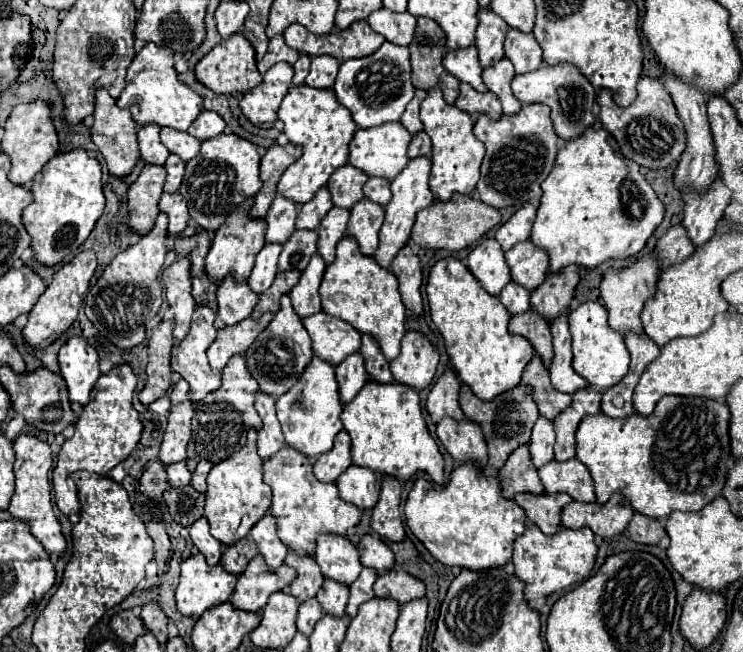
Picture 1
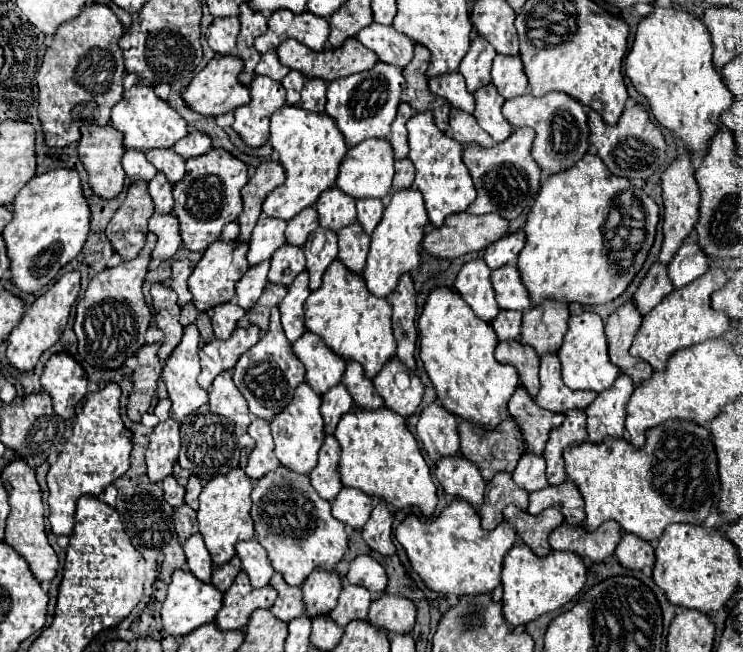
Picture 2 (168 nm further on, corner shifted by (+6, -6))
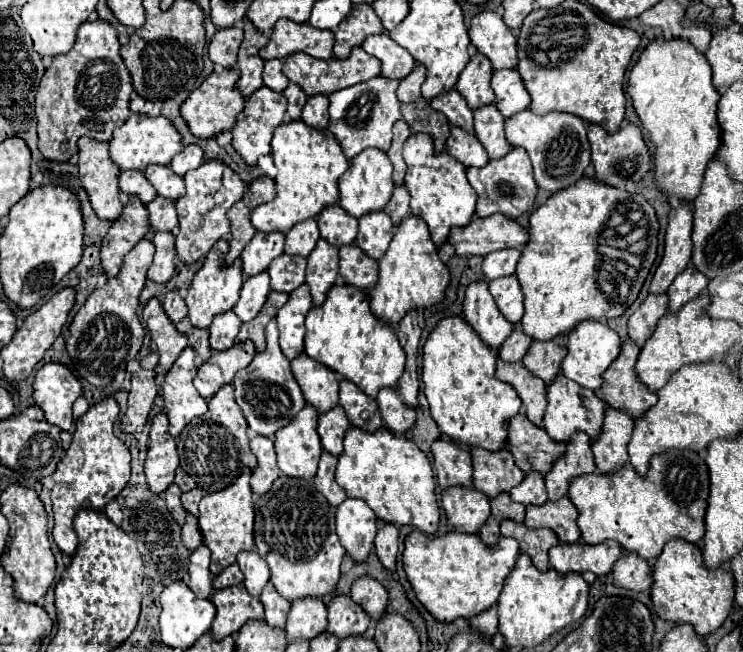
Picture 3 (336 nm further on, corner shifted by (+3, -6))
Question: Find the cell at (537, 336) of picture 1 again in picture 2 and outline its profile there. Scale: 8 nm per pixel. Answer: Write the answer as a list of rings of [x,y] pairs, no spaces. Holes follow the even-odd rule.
[[[503,341],[497,345],[495,349],[495,359],[503,365],[513,365],[519,373],[519,379],[521,379],[521,385],[527,389],[527,393],[535,399],[537,393],[539,393],[539,355],[533,351],[533,347],[529,345],[521,345],[519,341]]]

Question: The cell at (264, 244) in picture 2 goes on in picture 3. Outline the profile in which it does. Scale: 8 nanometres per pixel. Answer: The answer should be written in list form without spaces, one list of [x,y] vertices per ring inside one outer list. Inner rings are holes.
[[[260,233],[252,237],[250,245],[242,251],[242,269],[246,275],[256,275],[260,271],[266,271],[270,261],[278,257],[284,251],[284,233]]]

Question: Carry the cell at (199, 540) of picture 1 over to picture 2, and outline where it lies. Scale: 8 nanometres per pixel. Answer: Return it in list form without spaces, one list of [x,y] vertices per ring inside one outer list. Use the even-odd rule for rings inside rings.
[[[197,533],[193,537],[189,537],[183,545],[185,549],[185,557],[187,557],[187,565],[189,571],[195,573],[195,577],[199,577],[201,581],[211,581],[211,573],[213,573],[213,561],[211,555],[203,543],[203,537]]]

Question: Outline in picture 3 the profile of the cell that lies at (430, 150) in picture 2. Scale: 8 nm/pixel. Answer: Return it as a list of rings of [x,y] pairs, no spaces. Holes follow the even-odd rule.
[[[412,133],[406,139],[404,161],[408,165],[404,183],[412,195],[410,209],[414,215],[422,217],[428,223],[432,241],[440,245],[448,239],[452,227],[468,225],[474,215],[474,205],[478,201],[478,195],[466,179],[466,167],[446,151],[436,153],[432,145],[432,137],[428,137],[428,133]]]

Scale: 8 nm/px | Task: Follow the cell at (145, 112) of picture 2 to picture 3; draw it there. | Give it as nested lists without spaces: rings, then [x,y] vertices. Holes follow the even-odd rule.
[[[130,113],[126,123],[114,129],[114,137],[110,141],[110,157],[120,167],[120,171],[146,169],[146,165],[150,163],[162,163],[162,165],[170,163],[172,157],[180,153],[180,149],[182,149],[182,135],[174,127],[174,123],[164,115],[150,117],[146,113]]]

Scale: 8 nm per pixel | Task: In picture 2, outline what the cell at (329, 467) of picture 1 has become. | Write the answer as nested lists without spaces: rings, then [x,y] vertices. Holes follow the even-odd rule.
[[[327,435],[325,441],[323,441],[323,447],[319,451],[319,463],[309,473],[311,485],[327,501],[333,501],[337,497],[337,493],[341,491],[341,487],[343,487],[341,479],[337,477],[339,451],[341,451],[341,447],[337,445],[337,439],[333,435]]]

